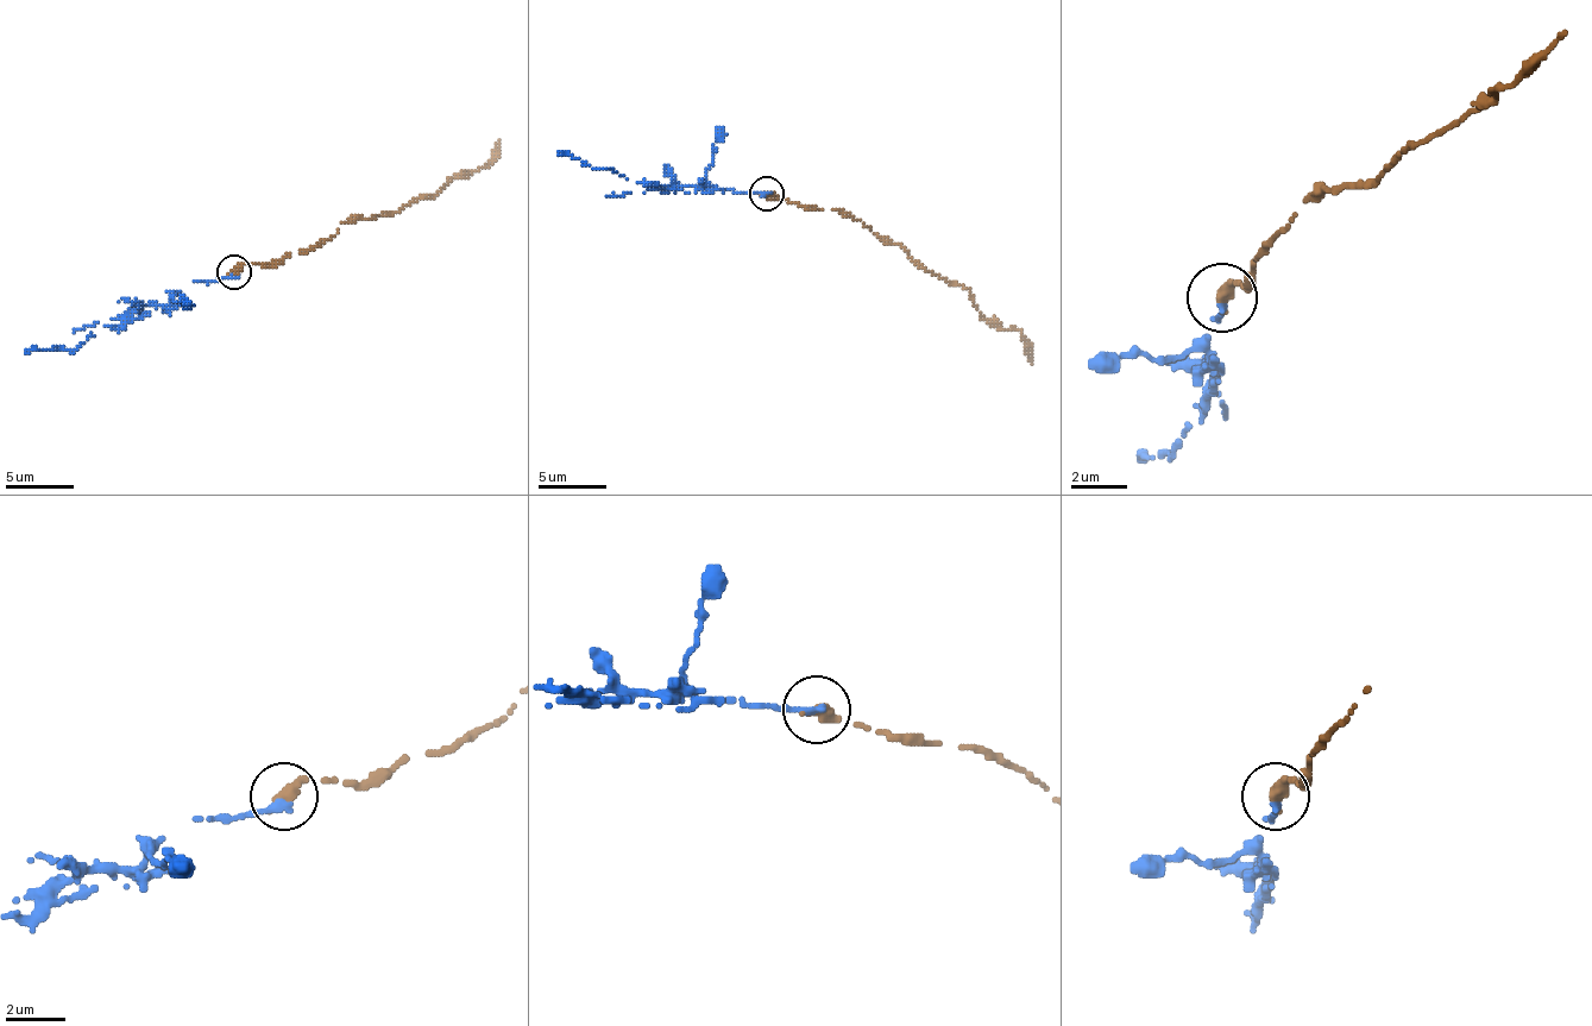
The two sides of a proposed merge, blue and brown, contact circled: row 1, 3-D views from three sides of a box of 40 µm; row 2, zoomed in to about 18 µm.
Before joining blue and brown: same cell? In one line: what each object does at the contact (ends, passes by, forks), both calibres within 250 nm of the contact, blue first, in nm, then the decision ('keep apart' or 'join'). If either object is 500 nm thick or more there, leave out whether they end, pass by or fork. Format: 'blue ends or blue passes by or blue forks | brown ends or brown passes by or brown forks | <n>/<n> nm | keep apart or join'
blue ends | brown ends | 280/400 nm | keep apart

